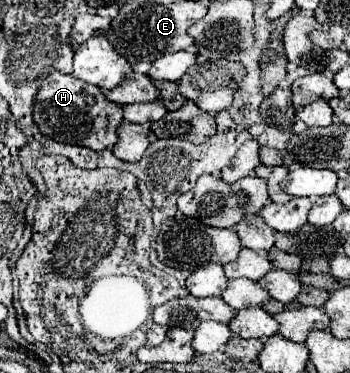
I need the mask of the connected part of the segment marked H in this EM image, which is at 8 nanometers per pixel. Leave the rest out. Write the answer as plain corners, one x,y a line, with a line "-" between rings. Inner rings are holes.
52,72
40,84
40,90
36,94
34,120
42,134
58,142
78,144
92,150
104,150
104,148
114,148
114,144
118,142
122,106
106,100
100,88
94,88
82,80
76,80
70,74

